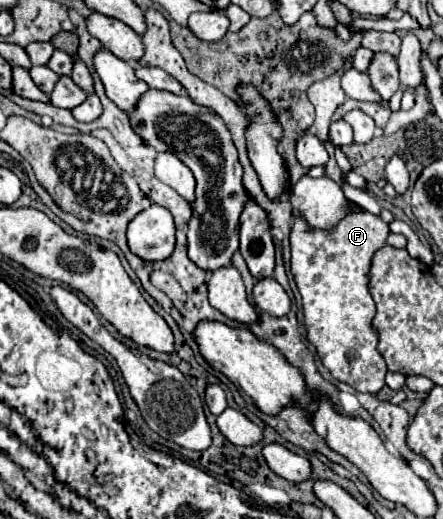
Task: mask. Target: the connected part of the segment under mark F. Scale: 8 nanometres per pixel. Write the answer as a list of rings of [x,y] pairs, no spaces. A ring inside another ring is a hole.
[[[352,205],[348,215],[340,219],[340,223],[332,231],[320,231],[308,227],[306,219],[294,211],[292,213],[292,231],[290,231],[290,271],[294,275],[296,287],[302,295],[302,307],[304,307],[304,327],[308,341],[316,347],[316,353],[320,355],[322,365],[330,371],[330,375],[342,383],[352,385],[360,393],[378,393],[384,387],[384,375],[386,375],[386,363],[382,355],[376,351],[378,345],[378,333],[372,327],[372,319],[376,315],[374,299],[368,291],[370,283],[370,265],[372,255],[386,245],[390,229],[388,223],[384,223],[380,217],[360,209],[358,205]]]

